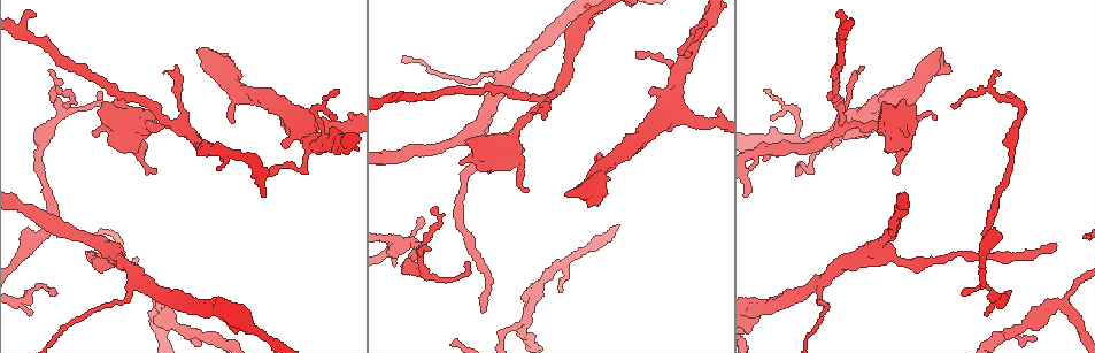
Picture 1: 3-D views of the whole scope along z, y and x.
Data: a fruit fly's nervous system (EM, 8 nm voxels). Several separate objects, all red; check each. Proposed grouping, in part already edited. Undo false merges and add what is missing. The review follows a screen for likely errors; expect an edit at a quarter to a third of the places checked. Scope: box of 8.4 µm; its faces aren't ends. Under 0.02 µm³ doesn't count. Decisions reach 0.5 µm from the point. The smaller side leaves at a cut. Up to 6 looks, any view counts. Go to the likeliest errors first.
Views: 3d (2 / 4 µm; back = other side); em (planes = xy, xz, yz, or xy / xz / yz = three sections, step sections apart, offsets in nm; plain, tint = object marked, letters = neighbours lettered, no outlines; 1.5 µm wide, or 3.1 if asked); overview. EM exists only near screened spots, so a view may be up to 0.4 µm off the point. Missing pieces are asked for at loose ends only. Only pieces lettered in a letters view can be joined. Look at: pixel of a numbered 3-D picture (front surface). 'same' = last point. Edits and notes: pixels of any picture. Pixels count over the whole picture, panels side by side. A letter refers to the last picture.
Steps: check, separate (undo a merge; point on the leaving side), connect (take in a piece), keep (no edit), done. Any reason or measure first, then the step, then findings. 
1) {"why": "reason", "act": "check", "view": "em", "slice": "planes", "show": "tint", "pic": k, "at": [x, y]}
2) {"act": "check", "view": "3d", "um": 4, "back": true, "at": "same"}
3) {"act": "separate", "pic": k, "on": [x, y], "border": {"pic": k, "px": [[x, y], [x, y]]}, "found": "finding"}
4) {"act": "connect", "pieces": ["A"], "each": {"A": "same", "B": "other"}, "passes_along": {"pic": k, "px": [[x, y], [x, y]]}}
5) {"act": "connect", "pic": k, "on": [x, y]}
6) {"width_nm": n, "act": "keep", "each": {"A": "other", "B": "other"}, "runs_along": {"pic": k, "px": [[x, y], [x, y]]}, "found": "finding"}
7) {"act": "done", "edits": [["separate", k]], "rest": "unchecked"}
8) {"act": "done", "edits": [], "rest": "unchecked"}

{"why": "two arms in line, one across", "act": "check", "view": "3d", "um": 4, "pic": 1, "at": [848, 127]}

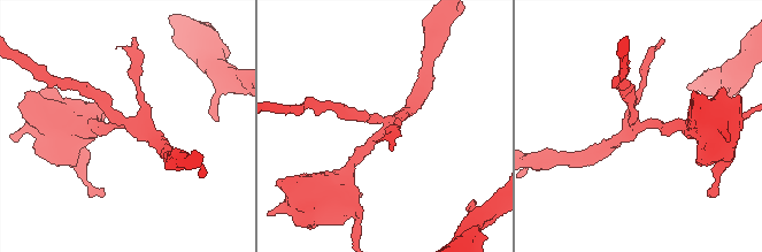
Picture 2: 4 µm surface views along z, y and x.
{"why": "shape alone is not enough", "act": "check", "view": "em", "slice": "planes", "show": "tint", "pic": 2, "at": [130, 126]}

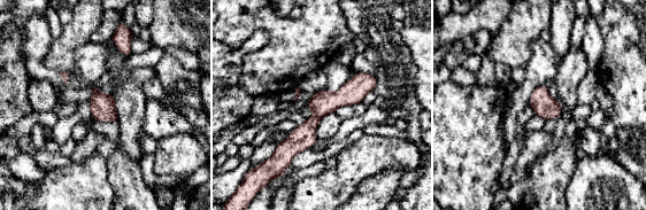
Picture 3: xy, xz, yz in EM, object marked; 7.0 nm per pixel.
{"why": "see the neighbours", "act": "check", "view": "em", "slice": "planes", "show": "letters", "at": "same"}

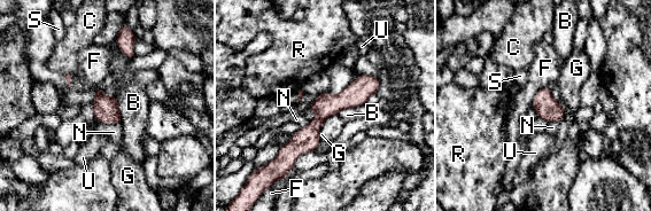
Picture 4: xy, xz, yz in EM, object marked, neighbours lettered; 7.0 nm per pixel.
{"width_nm": 170, "longest_contact_nm": ["G", 240], "act": "keep", "each": {"B": "other", "C": "other", "F": "other", "G": "other", "N": "other", "R": "other", "S": "other", "U": "other"}, "found": "one neuron here"}

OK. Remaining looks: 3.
{"why": "branch point", "act": "check", "view": "em", "slice": "planes", "show": "tint", "pic": 1, "at": [110, 248]}

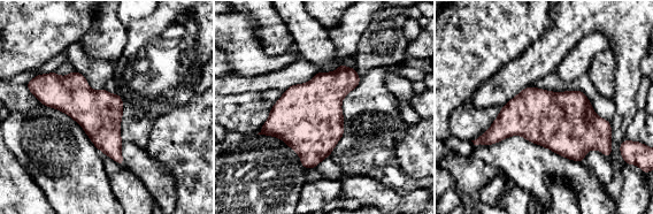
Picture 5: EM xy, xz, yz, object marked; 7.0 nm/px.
{"act": "check", "view": "em", "slice": "planes", "show": "letters", "at": "same"}

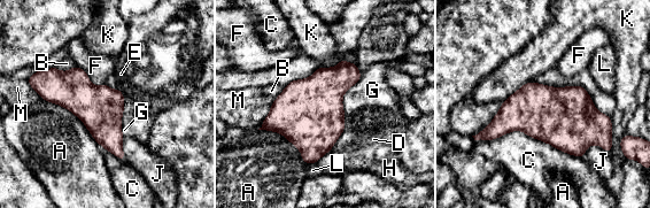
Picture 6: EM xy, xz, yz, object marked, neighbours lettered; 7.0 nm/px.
{"act": "keep", "each": {"A": "other", "B": "other", "C": "other", "D": "other", "E": "other", "F": "other", "G": "other", "H": "other", "J": "other", "K": "other", "L": "other", "M": "other"}, "border": {"pic": 6, "px": [[362, 74], [343, 94], [343, 110]]}, "found": "continuous, no second neuron"}

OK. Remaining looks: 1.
{"why": "arms part here", "act": "check", "view": "em", "slice": "planes", "show": "letters", "pic": 1, "at": [243, 90]}

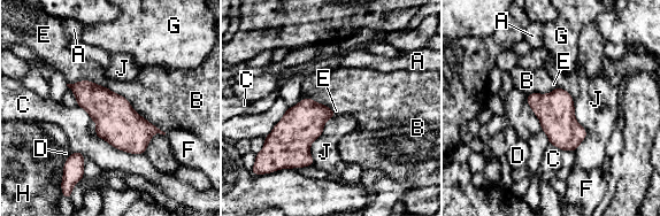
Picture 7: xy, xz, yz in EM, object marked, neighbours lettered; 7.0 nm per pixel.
{"longest_contact_nm": ["B", 500], "act": "keep", "each": {"A": "other", "B": "other", "C": "other", "D": "other", "E": "other", "F": "other", "G": "other", "H": "other", "J": "other"}, "border": {"pic": 7, "px": [[107, 87], [164, 132]]}, "found": "one neuron here"}

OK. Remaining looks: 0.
{"act": "done", "edits": [], "rest": "unchecked"}

